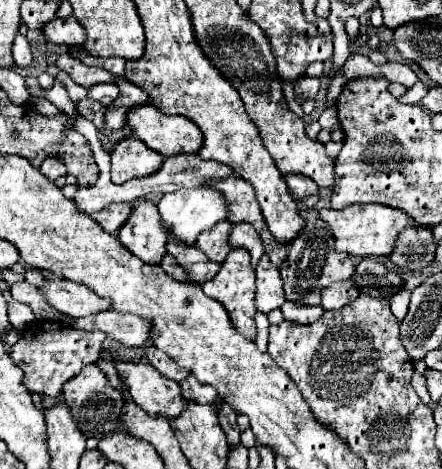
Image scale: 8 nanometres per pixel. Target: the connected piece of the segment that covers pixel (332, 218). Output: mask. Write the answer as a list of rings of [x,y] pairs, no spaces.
[[[378,203],[348,205],[338,211],[336,209],[320,209],[318,215],[322,221],[328,223],[332,237],[336,241],[336,249],[350,253],[350,255],[358,255],[358,257],[386,255],[388,251],[392,251],[392,245],[396,243],[396,237],[404,227],[416,227],[416,225],[412,225],[412,221],[408,221],[408,215],[400,213],[400,209],[384,207]]]

